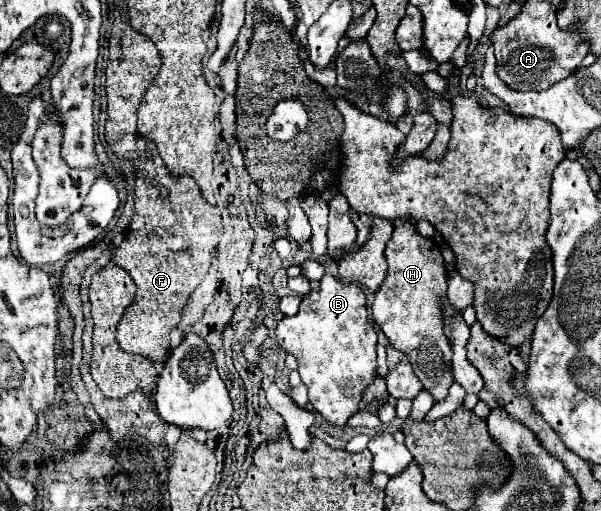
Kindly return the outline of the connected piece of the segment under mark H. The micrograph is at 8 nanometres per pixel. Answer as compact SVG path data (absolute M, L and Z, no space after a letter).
M395 219L391 223L393 235L385 249L387 277L375 291L371 313L391 345L409 357L409 363L423 387L435 397L435 401L443 401L443 393L447 393L453 383L453 351L443 333L439 307L439 299L447 293L447 269L437 243L419 235L413 219Z

